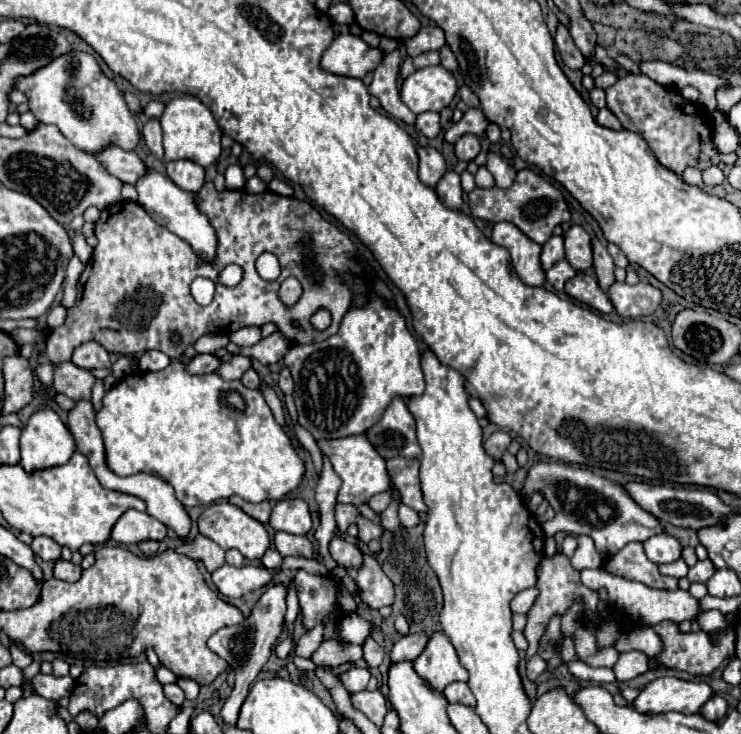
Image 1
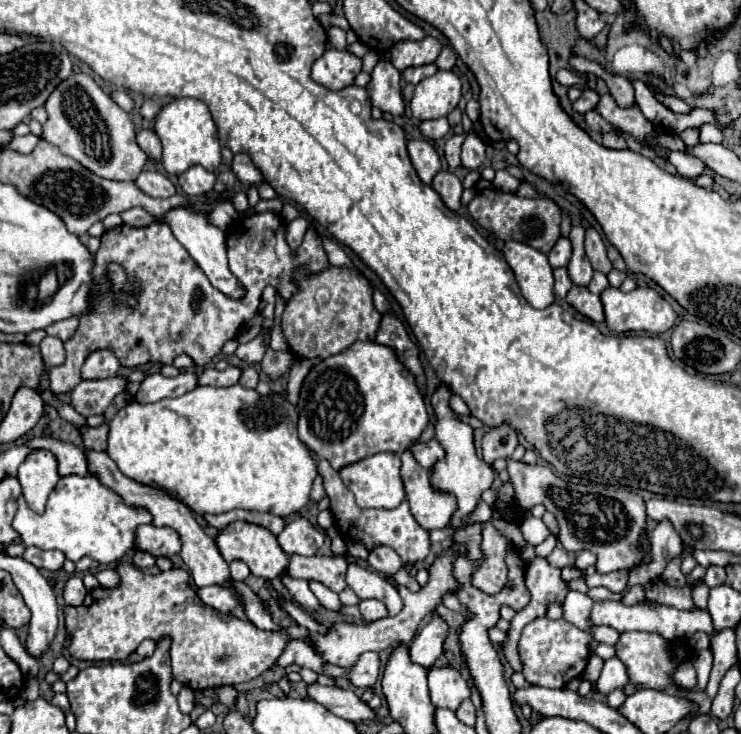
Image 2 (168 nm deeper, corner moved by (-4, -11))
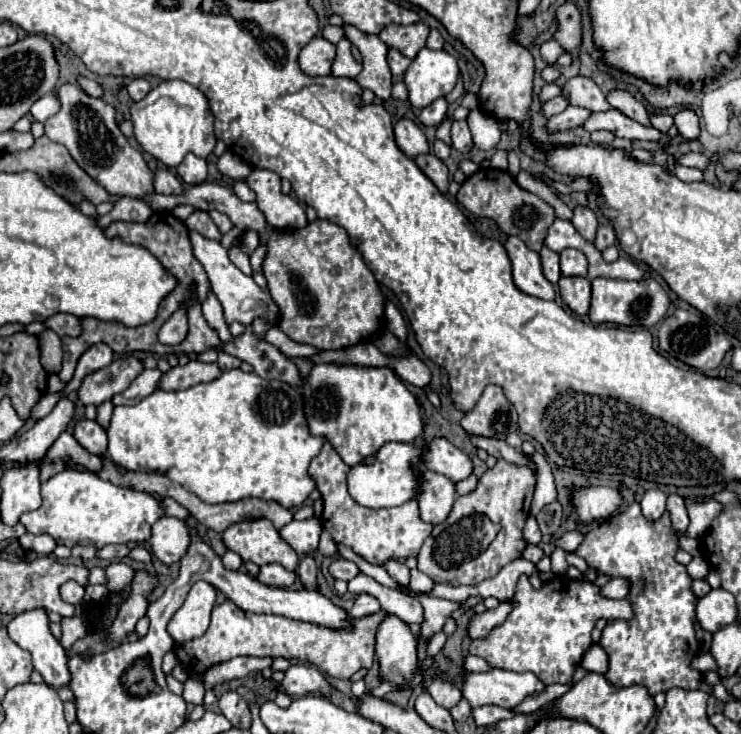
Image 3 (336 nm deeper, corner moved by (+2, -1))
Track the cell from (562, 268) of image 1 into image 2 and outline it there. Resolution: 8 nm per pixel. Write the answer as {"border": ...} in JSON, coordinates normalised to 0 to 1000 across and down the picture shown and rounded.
{"border":[[[750,365],[748,368],[748,401],[761,406],[769,392],[772,392],[772,381],[767,376],[767,368],[764,365]]]}

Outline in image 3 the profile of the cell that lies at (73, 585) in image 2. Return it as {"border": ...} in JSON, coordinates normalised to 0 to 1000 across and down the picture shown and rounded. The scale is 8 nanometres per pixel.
{"border":[[[92,790],[92,793],[86,793],[84,798],[81,798],[81,812],[84,812],[84,817],[86,820],[94,820],[94,823],[105,823],[105,820],[111,820],[113,817],[113,798],[111,796],[105,796],[105,793],[100,793],[100,790]]]}

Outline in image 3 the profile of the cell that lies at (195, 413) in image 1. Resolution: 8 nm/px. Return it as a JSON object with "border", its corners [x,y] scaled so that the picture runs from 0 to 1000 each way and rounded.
{"border":[[[324,501],[302,507],[297,515],[265,523],[251,531],[224,534],[211,531],[181,553],[154,556],[146,591],[146,621],[154,632],[175,643],[216,643],[265,673],[281,687],[318,684],[329,678],[372,681],[383,692],[402,692],[426,665],[426,657],[416,649],[418,627],[432,616],[437,597],[424,597],[416,589],[408,545],[399,529],[386,520],[348,515],[343,507],[327,507]]]}

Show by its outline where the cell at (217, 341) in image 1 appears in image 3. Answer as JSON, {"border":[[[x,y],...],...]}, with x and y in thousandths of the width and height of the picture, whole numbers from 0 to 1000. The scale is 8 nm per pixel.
{"border":[[[256,313],[256,330],[259,330],[259,338],[262,338],[262,349],[270,354],[270,360],[275,362],[281,379],[283,379],[283,387],[286,387],[286,398],[291,401],[291,406],[297,409],[300,420],[302,420],[302,436],[305,441],[313,441],[316,436],[337,444],[340,436],[345,431],[359,431],[362,439],[372,439],[375,433],[375,420],[370,417],[370,411],[364,409],[364,401],[359,395],[351,395],[348,387],[327,373],[308,351],[308,341],[294,330],[294,327],[283,327],[278,322],[273,322],[270,316],[265,313]]]}

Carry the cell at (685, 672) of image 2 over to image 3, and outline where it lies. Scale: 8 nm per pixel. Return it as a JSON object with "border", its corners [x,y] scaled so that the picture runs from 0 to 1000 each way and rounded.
{"border":[[[945,888],[945,891],[931,902],[931,907],[934,907],[937,913],[942,913],[942,916],[966,913],[966,902],[964,902],[964,896],[961,896],[958,888]]]}

